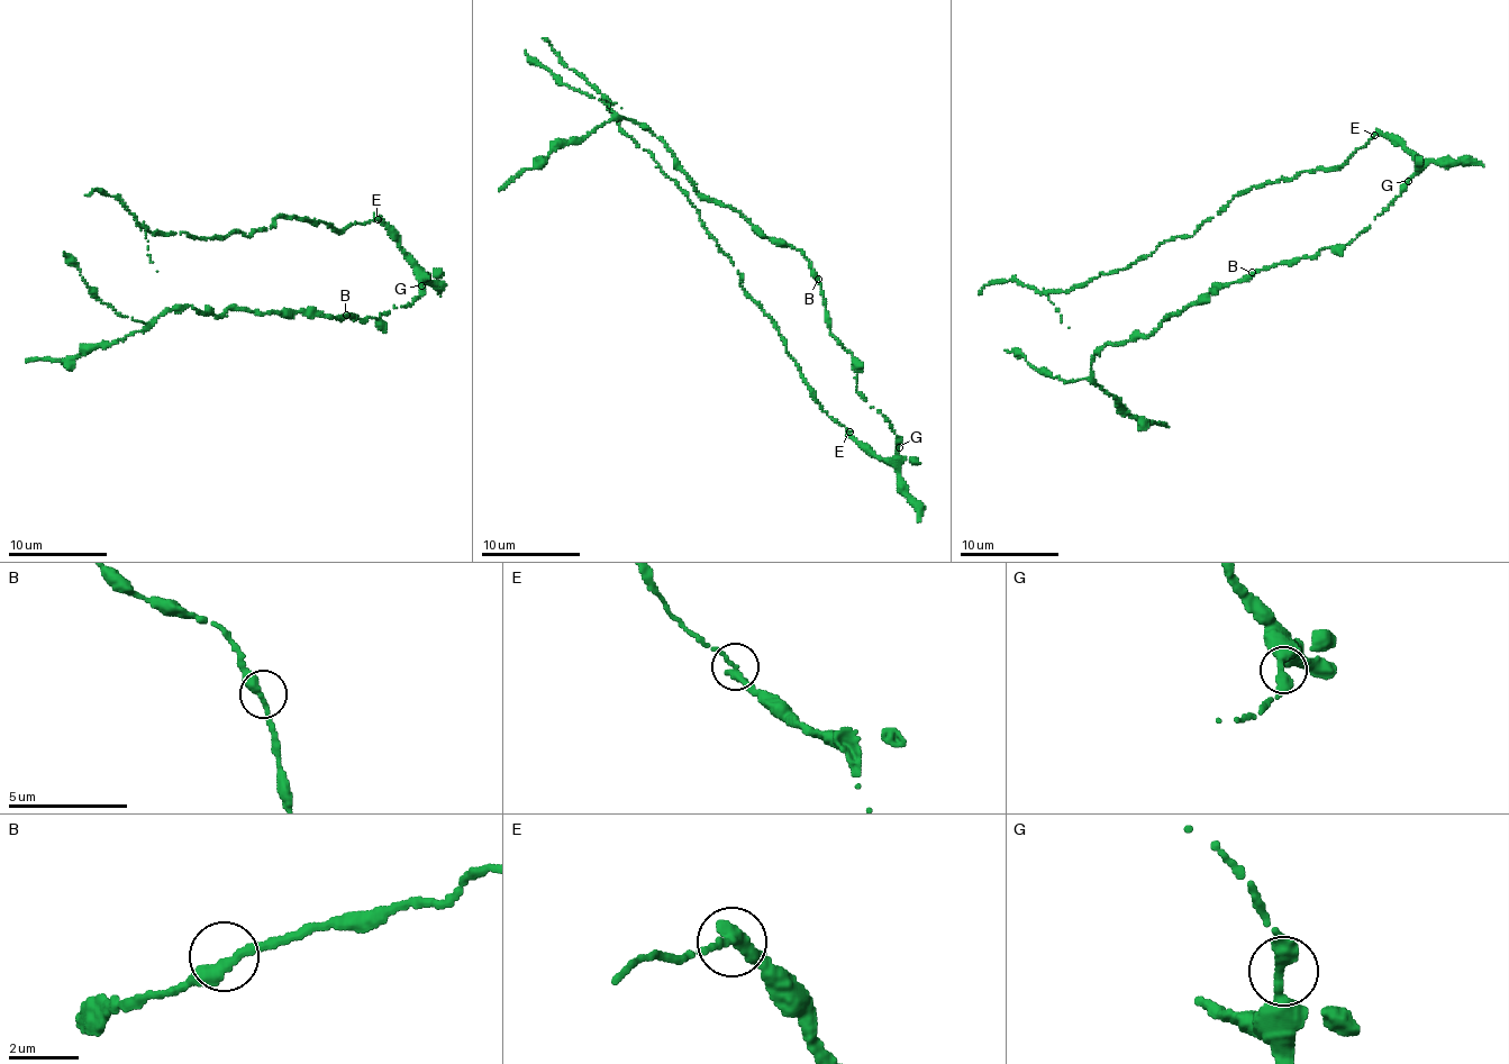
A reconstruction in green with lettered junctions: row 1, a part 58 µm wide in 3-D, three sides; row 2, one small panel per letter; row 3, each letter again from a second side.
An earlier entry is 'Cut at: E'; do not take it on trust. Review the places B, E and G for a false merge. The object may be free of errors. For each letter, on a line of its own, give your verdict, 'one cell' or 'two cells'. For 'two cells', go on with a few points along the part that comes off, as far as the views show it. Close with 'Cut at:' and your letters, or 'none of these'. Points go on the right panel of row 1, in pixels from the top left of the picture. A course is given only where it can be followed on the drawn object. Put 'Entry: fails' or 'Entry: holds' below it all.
B: one cell
E: two cells; foreign part runs (1374, 136), (1341, 166), (1238, 192), (1192, 236), (1172, 237), (1076, 287), (1043, 293), (1010, 280), (979, 294)
G: one cell
Cut at: E
Entry: holds

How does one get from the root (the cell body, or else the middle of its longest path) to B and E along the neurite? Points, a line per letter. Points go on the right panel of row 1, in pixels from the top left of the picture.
B: (1406, 181), (1406, 189), (1344, 247), (1319, 249), (1314, 255), (1252, 272)
E: (1406, 181), (1416, 173), (1415, 155), (1379, 133), (1374, 136)

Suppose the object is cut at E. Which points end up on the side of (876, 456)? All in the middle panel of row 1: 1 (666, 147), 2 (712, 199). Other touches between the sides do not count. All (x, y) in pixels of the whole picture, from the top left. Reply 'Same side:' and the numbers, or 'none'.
Same side: 1, 2

